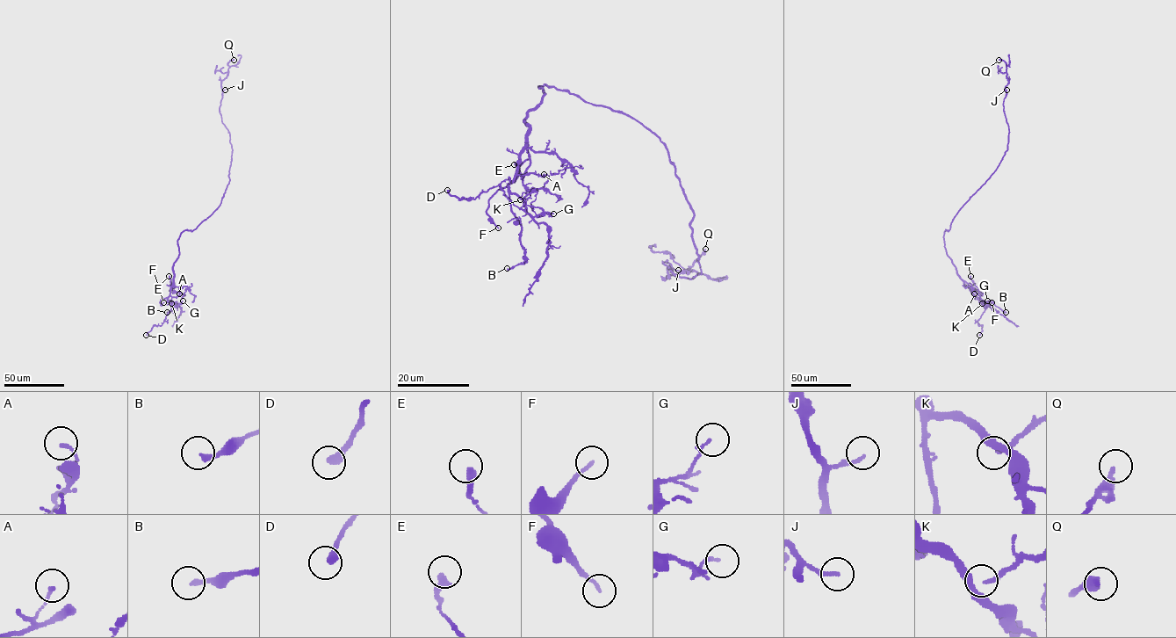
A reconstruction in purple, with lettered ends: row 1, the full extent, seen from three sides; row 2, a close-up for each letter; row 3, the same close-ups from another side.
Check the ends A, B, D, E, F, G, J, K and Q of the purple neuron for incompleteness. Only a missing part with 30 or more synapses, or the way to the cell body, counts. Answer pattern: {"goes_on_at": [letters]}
{"goes_on_at": ["Q"]}

